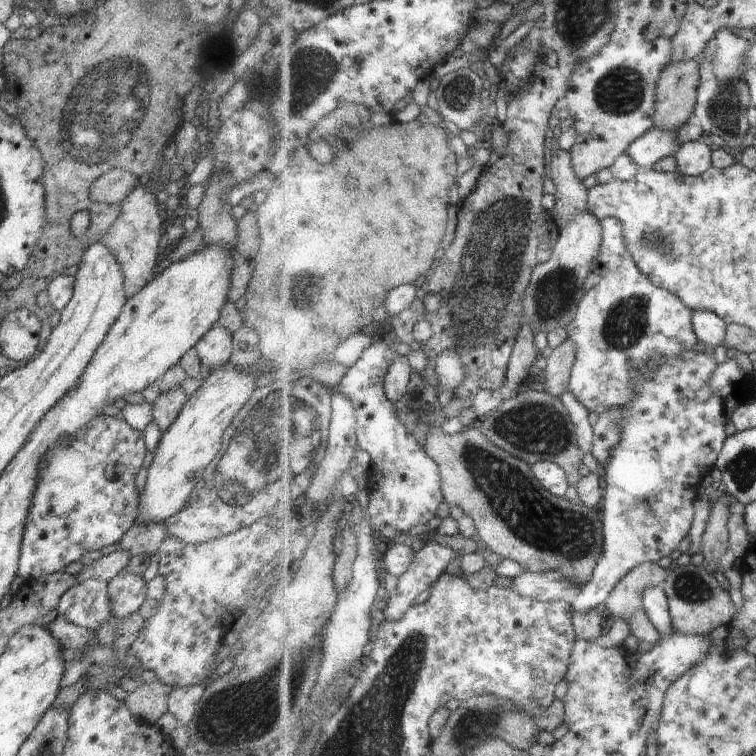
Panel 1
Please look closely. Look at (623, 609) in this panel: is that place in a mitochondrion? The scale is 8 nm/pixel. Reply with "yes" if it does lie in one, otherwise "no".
no

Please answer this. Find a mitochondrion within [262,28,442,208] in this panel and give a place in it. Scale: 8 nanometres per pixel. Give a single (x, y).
(306, 79)

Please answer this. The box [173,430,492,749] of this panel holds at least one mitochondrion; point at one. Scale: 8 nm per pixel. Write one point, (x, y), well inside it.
(255, 709)

